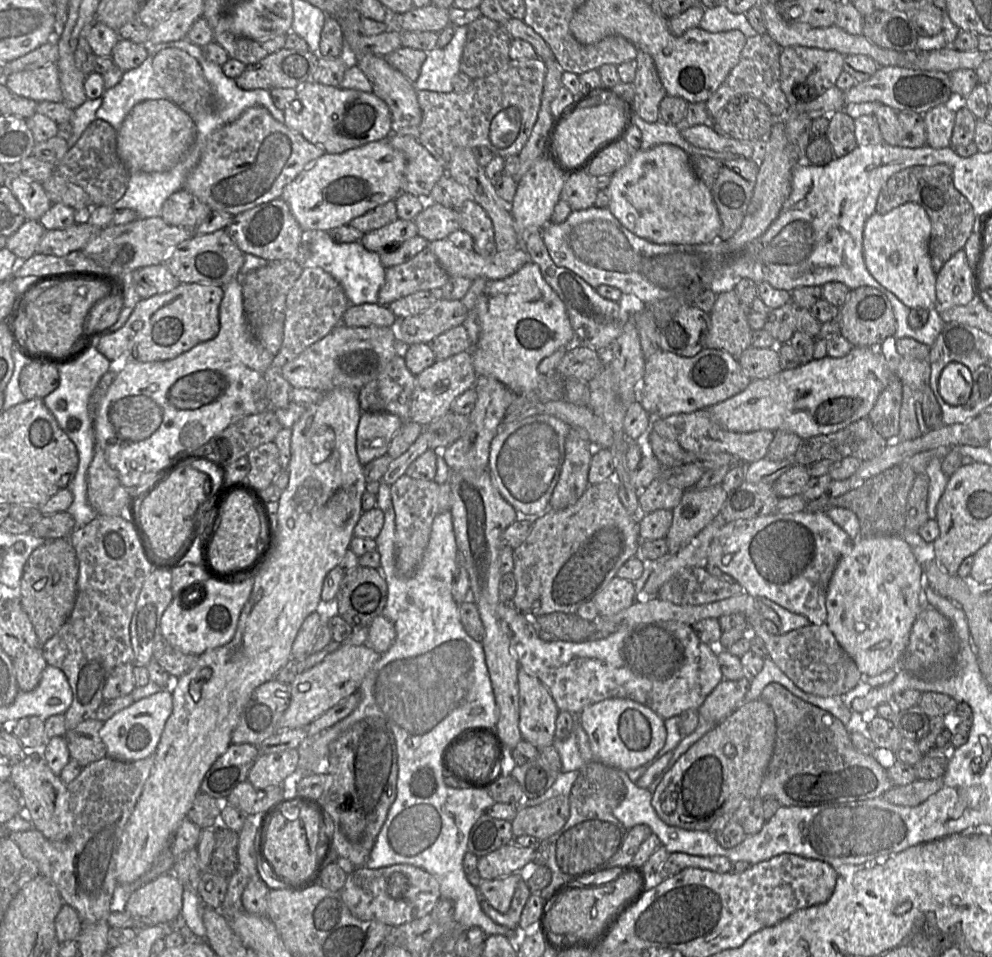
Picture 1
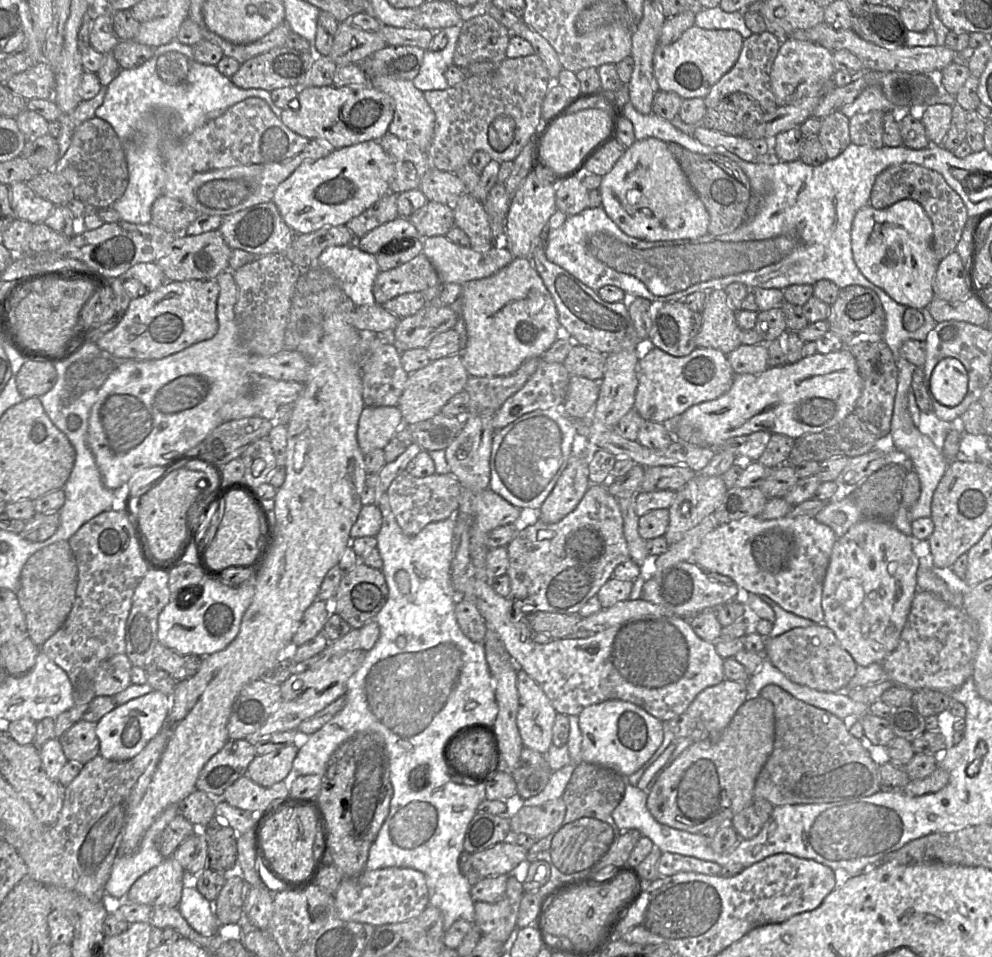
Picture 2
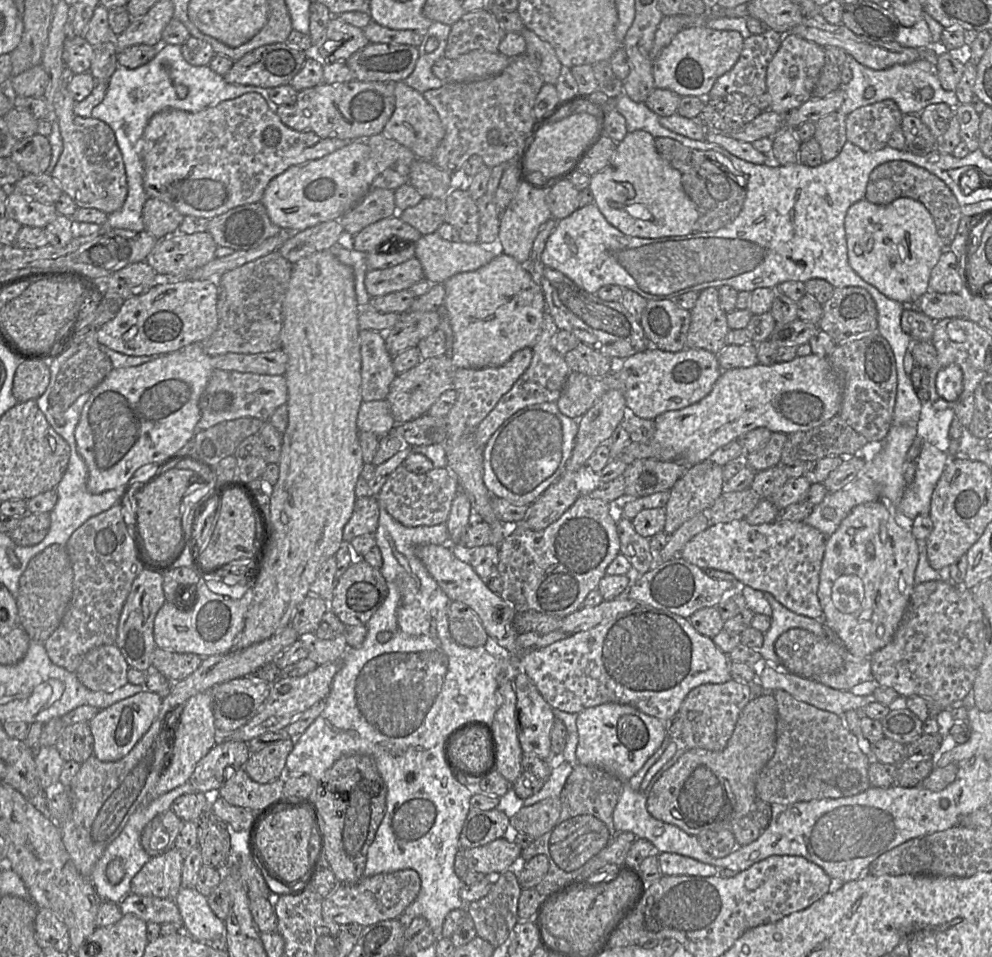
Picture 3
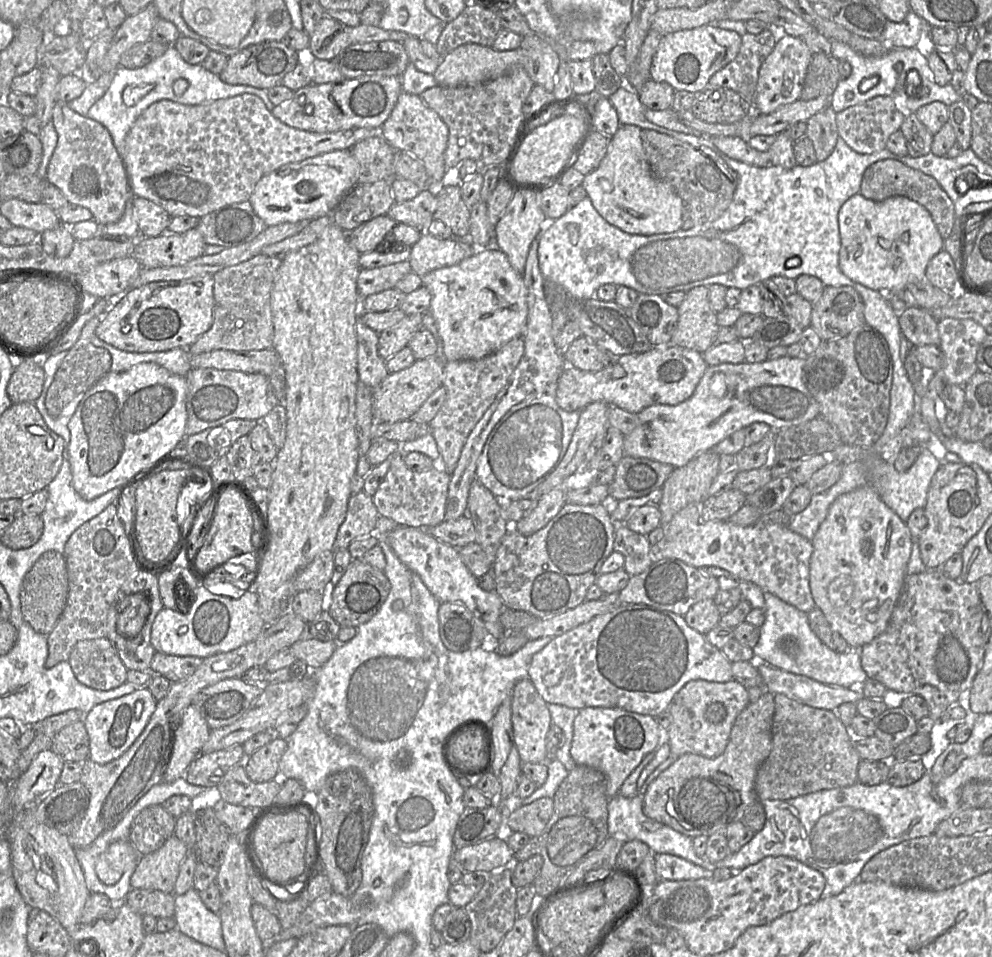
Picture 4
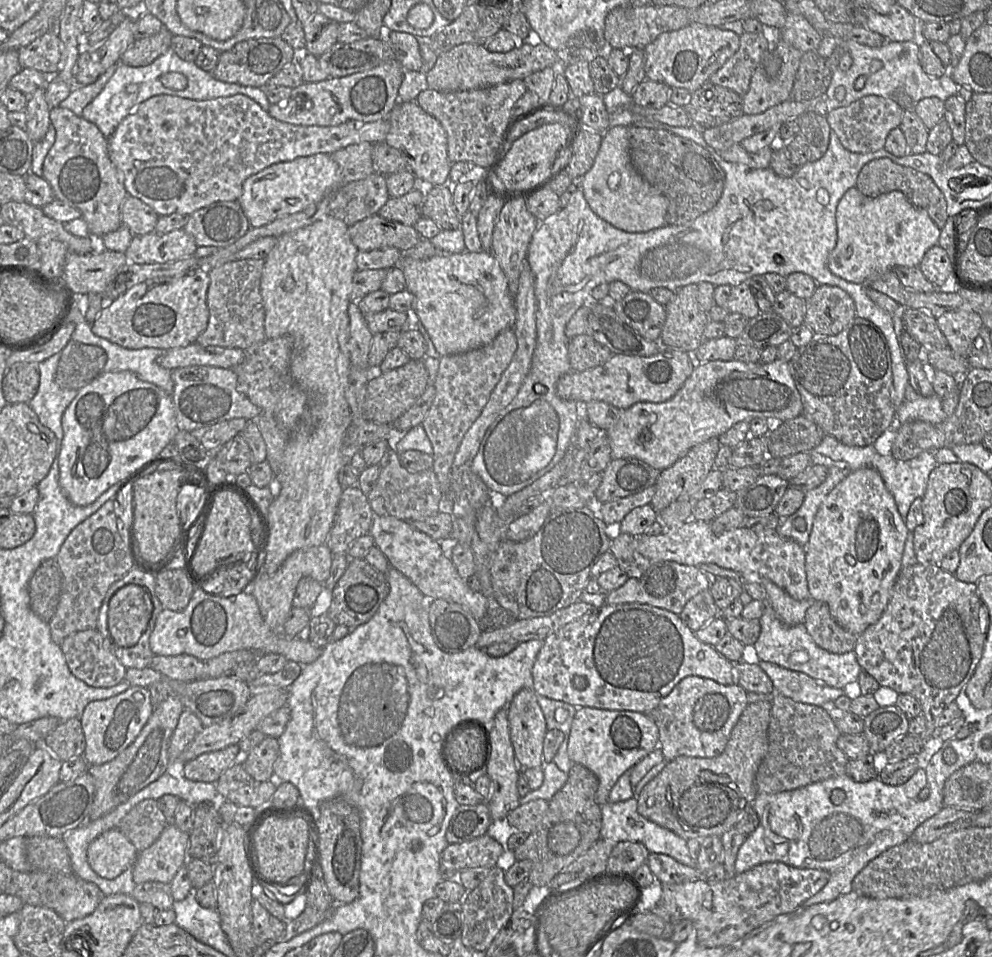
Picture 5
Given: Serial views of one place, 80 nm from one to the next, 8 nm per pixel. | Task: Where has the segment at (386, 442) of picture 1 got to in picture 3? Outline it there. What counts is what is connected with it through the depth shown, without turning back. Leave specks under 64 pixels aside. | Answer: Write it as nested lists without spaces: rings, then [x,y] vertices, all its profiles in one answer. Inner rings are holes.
[[[387,400],[363,401],[357,417],[359,432],[371,432],[377,437],[389,434],[396,422]]]

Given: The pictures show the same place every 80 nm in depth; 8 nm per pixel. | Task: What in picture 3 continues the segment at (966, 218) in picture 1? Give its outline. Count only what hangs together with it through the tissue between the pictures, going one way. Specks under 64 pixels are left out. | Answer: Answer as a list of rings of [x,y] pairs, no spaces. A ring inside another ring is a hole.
[[[904,160],[887,161],[875,167],[868,179],[865,198],[872,203],[886,205],[900,197],[917,200],[928,209],[944,247],[949,248],[963,216],[950,188],[936,175]]]

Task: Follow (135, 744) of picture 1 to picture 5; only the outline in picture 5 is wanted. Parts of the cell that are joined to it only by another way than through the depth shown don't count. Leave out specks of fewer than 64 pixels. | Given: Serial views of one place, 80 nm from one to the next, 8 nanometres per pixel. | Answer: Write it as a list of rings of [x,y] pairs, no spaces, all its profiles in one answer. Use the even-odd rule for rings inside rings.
[[[130,686],[118,695],[87,704],[80,716],[86,741],[83,754],[86,762],[102,765],[114,759],[134,741],[154,708],[148,687],[141,686]]]

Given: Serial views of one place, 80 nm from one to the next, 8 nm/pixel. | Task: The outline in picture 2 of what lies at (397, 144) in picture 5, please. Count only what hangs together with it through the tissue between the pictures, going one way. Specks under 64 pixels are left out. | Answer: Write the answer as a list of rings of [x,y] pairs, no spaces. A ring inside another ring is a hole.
[[[389,76],[370,77],[369,83],[374,88],[389,95],[395,103],[395,111],[393,120],[389,125],[389,133],[414,143],[423,151],[428,151],[434,135],[436,118],[434,111],[424,97],[423,91],[416,88],[410,80],[391,78]]]

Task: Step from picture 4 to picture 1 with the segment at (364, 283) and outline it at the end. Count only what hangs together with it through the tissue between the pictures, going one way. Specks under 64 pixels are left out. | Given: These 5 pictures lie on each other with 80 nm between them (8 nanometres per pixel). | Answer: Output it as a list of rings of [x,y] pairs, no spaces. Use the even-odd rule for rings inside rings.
[[[427,247],[409,261],[386,268],[377,303],[387,306],[418,291],[440,289],[449,280],[450,276]]]

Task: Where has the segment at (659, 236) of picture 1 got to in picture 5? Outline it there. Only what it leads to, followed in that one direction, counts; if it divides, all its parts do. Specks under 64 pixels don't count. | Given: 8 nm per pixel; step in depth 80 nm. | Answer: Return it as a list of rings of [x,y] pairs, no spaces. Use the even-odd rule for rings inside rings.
[[[618,125],[603,133],[592,168],[579,180],[579,187],[594,213],[626,232],[647,232],[666,225],[667,198],[634,168],[630,158],[628,127]]]

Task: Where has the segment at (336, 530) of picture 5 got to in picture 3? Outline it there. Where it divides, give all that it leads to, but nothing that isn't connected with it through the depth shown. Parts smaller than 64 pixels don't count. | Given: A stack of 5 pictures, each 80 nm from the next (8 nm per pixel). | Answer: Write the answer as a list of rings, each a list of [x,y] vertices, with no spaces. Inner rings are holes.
[[[357,497],[352,516],[343,529],[343,541],[350,543],[356,537],[374,535],[378,528],[379,515],[376,497]]]

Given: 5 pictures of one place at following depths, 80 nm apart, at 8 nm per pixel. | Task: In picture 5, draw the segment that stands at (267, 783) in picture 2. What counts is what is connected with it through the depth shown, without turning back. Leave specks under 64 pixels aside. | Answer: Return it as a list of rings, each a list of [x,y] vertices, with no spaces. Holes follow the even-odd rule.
[[[266,736],[249,753],[242,755],[241,762],[252,778],[257,781],[267,781],[273,776],[273,765],[278,755],[278,739]]]

